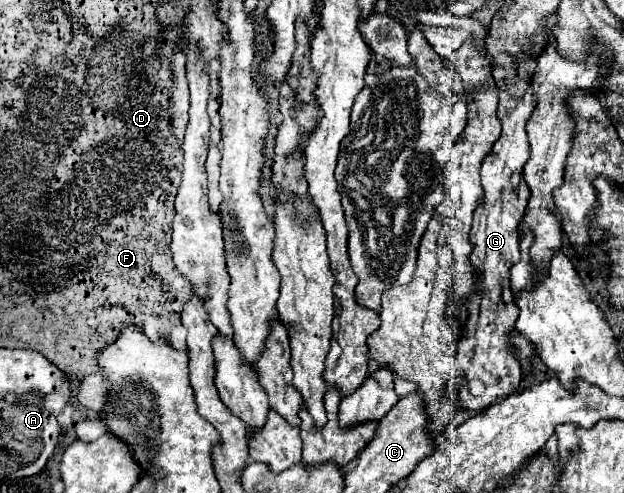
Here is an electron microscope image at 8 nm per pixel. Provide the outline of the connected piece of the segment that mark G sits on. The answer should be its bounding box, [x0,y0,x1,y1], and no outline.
[457,91,535,411]

